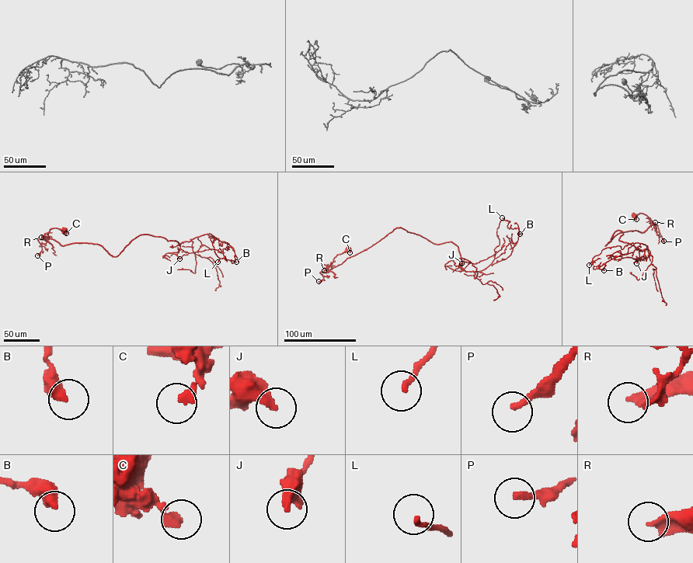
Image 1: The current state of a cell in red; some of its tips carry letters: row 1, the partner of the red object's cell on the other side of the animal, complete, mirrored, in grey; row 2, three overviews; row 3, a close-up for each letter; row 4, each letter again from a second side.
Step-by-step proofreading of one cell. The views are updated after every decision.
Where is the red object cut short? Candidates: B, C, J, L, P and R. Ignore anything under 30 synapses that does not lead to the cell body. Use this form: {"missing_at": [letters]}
{"missing_at": ["R"]}

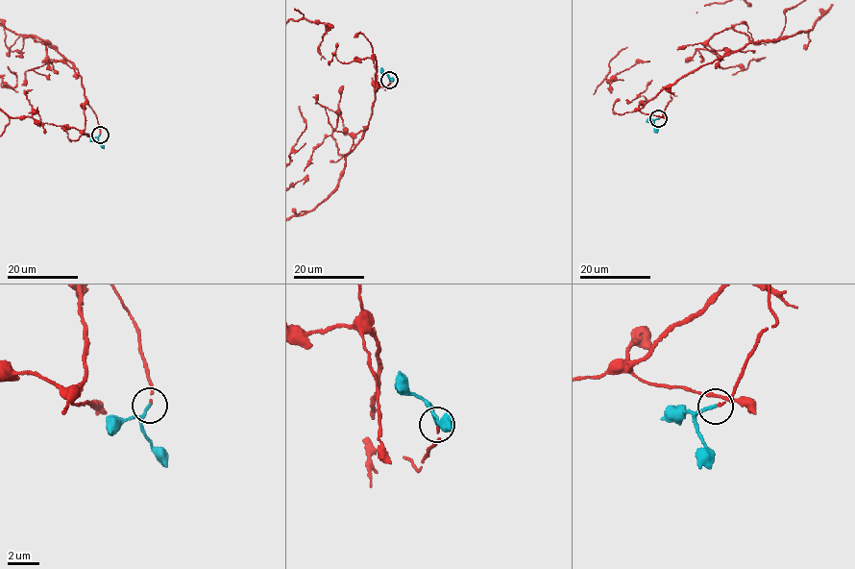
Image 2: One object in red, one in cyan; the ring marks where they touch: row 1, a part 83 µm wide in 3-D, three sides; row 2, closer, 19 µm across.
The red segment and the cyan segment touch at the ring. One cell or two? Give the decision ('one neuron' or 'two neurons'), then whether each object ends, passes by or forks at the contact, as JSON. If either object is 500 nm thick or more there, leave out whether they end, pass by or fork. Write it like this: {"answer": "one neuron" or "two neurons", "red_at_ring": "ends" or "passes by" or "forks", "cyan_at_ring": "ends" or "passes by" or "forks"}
{"answer": "one neuron", "red_at_ring": "ends", "cyan_at_ring": "ends"}

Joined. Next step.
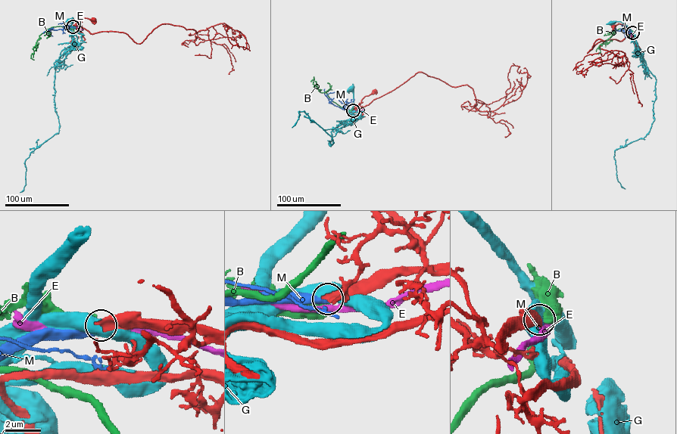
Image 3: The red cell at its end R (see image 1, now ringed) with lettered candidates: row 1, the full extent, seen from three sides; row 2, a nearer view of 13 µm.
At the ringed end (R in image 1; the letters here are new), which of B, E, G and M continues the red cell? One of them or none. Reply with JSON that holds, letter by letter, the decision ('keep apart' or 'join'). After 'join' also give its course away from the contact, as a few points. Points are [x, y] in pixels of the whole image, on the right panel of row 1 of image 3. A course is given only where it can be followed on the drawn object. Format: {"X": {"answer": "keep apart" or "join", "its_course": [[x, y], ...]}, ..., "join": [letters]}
{"B": {"answer": "keep apart"}, "E": {"answer": "keep apart"}, "G": {"answer": "keep apart"}, "M": {"answer": "join", "its_course": [[632, 32], [614, 28]]}, "join": ["M"]}

